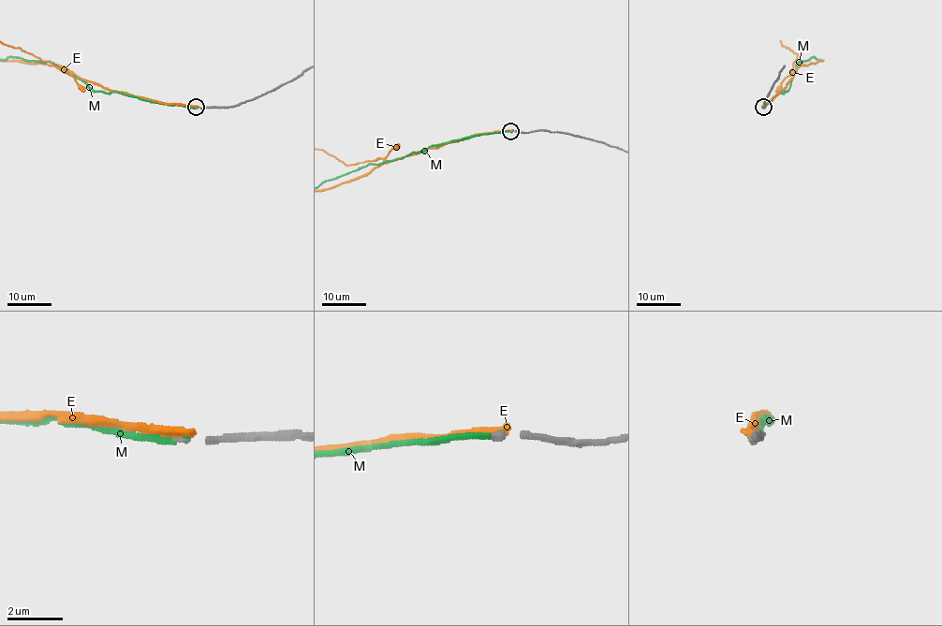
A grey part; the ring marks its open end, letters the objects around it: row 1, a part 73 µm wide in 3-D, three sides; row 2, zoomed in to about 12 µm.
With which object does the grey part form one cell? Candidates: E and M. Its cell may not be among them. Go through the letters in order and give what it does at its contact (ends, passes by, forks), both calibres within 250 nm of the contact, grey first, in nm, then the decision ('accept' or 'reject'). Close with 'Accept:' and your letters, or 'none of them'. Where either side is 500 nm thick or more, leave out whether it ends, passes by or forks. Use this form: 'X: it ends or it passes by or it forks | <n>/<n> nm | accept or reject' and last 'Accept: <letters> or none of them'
E: it ends | 220/360 nm | reject
M: it ends | 220/200 nm | accept
Accept: M

